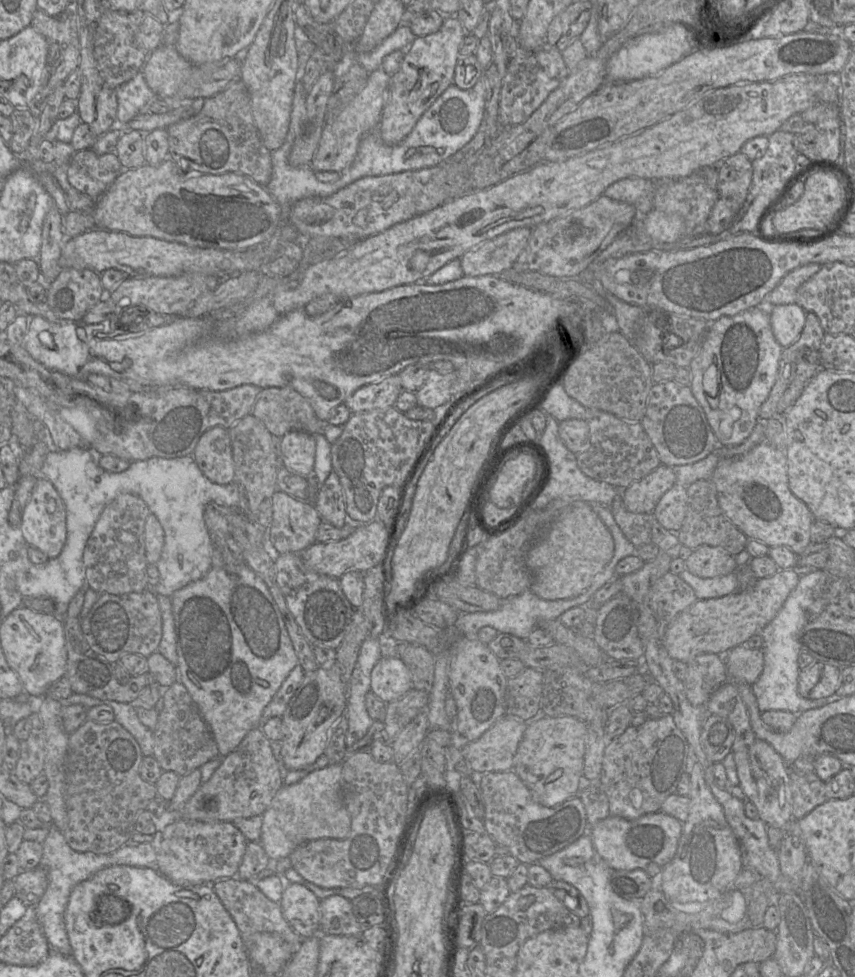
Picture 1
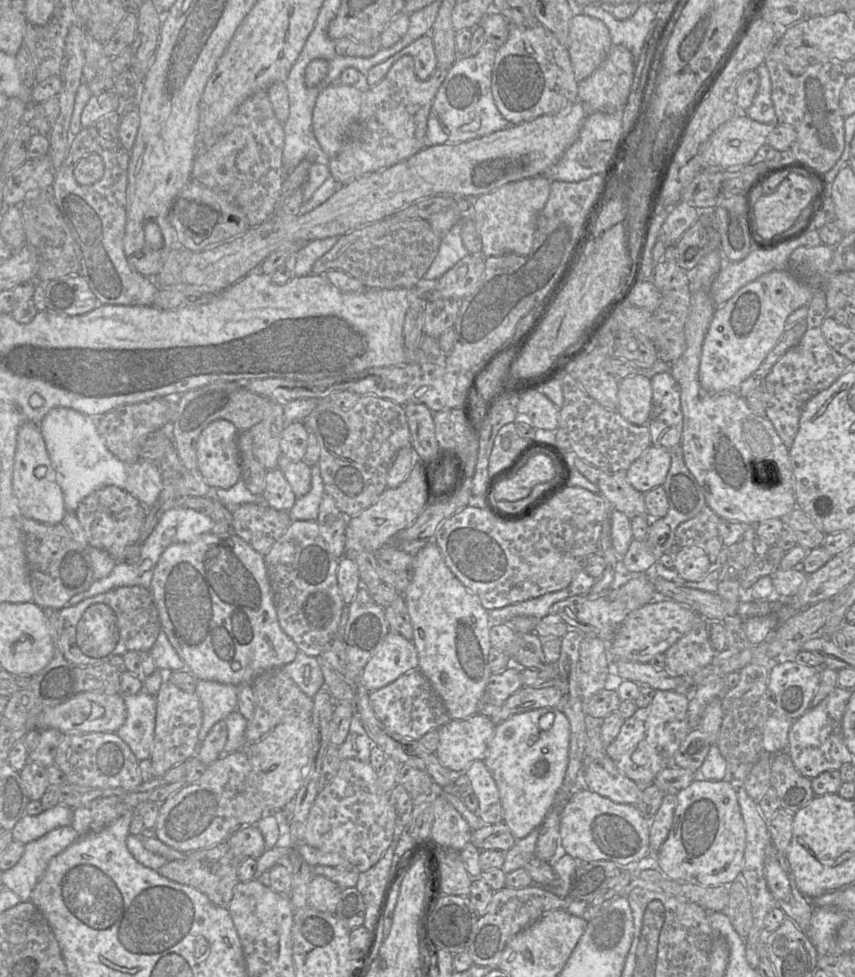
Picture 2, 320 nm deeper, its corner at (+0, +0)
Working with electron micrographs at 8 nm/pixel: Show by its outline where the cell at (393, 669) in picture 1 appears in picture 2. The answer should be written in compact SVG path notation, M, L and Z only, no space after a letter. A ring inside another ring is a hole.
M389 631L364 667L359 680L368 692L373 692L418 667L418 653L414 643L397 632Z

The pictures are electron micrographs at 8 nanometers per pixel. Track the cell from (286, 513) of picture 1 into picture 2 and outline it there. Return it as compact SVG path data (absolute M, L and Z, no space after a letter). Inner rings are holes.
M279 468L267 471L263 497L266 505L287 512L292 509L297 499Z

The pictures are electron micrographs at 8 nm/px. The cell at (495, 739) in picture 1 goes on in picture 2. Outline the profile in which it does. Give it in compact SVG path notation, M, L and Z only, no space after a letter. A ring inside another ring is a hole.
M478 713L462 720L450 719L439 729L435 754L453 773L465 773L474 761L485 759L495 728L489 717Z

